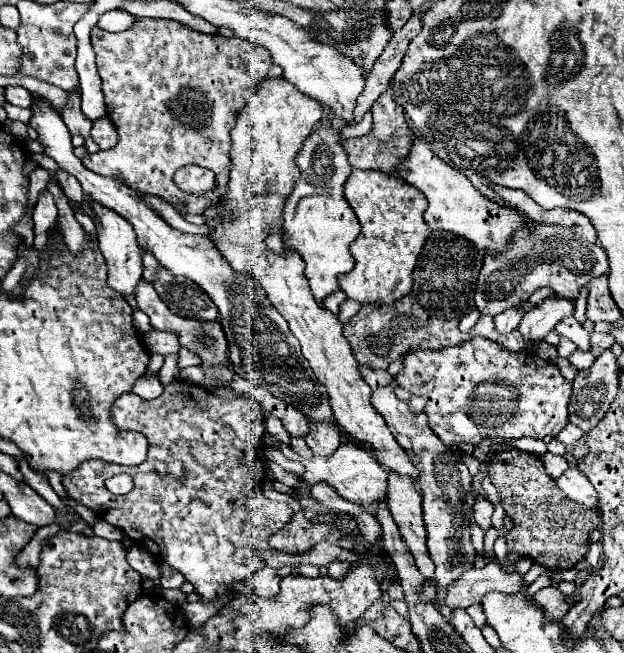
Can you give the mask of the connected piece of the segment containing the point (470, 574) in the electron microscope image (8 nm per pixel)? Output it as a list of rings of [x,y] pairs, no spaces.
[[[496,564],[484,568],[470,568],[458,580],[448,586],[448,596],[440,602],[450,608],[468,608],[472,604],[480,604],[480,598],[492,590],[498,592],[516,592],[522,588],[522,576],[504,574]]]

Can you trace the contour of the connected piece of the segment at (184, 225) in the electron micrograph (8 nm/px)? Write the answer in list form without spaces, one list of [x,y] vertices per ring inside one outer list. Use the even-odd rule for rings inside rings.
[[[144,198],[142,200],[148,202],[148,206],[152,206],[154,212],[158,212],[168,224],[172,224],[176,230],[180,232],[188,232],[188,234],[198,234],[198,236],[210,236],[212,234],[212,228],[210,226],[194,226],[190,222],[186,222],[176,210],[172,210],[168,206],[168,202],[160,202],[160,198]]]

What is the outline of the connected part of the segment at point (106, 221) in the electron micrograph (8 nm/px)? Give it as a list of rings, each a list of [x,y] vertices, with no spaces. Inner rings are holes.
[[[88,198],[88,202],[94,212],[98,246],[100,246],[100,252],[104,254],[106,264],[108,264],[108,284],[120,296],[132,294],[132,290],[136,288],[136,282],[142,278],[142,250],[140,250],[140,246],[136,246],[136,234],[134,234],[132,226],[128,224],[128,220],[124,220],[114,210],[106,210],[106,206],[98,204],[92,198]]]

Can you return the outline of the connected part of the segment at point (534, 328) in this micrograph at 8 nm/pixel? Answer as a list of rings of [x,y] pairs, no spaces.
[[[552,294],[552,298],[546,298],[538,308],[532,308],[524,314],[518,330],[528,340],[542,340],[562,318],[572,316],[574,308],[574,298]]]

